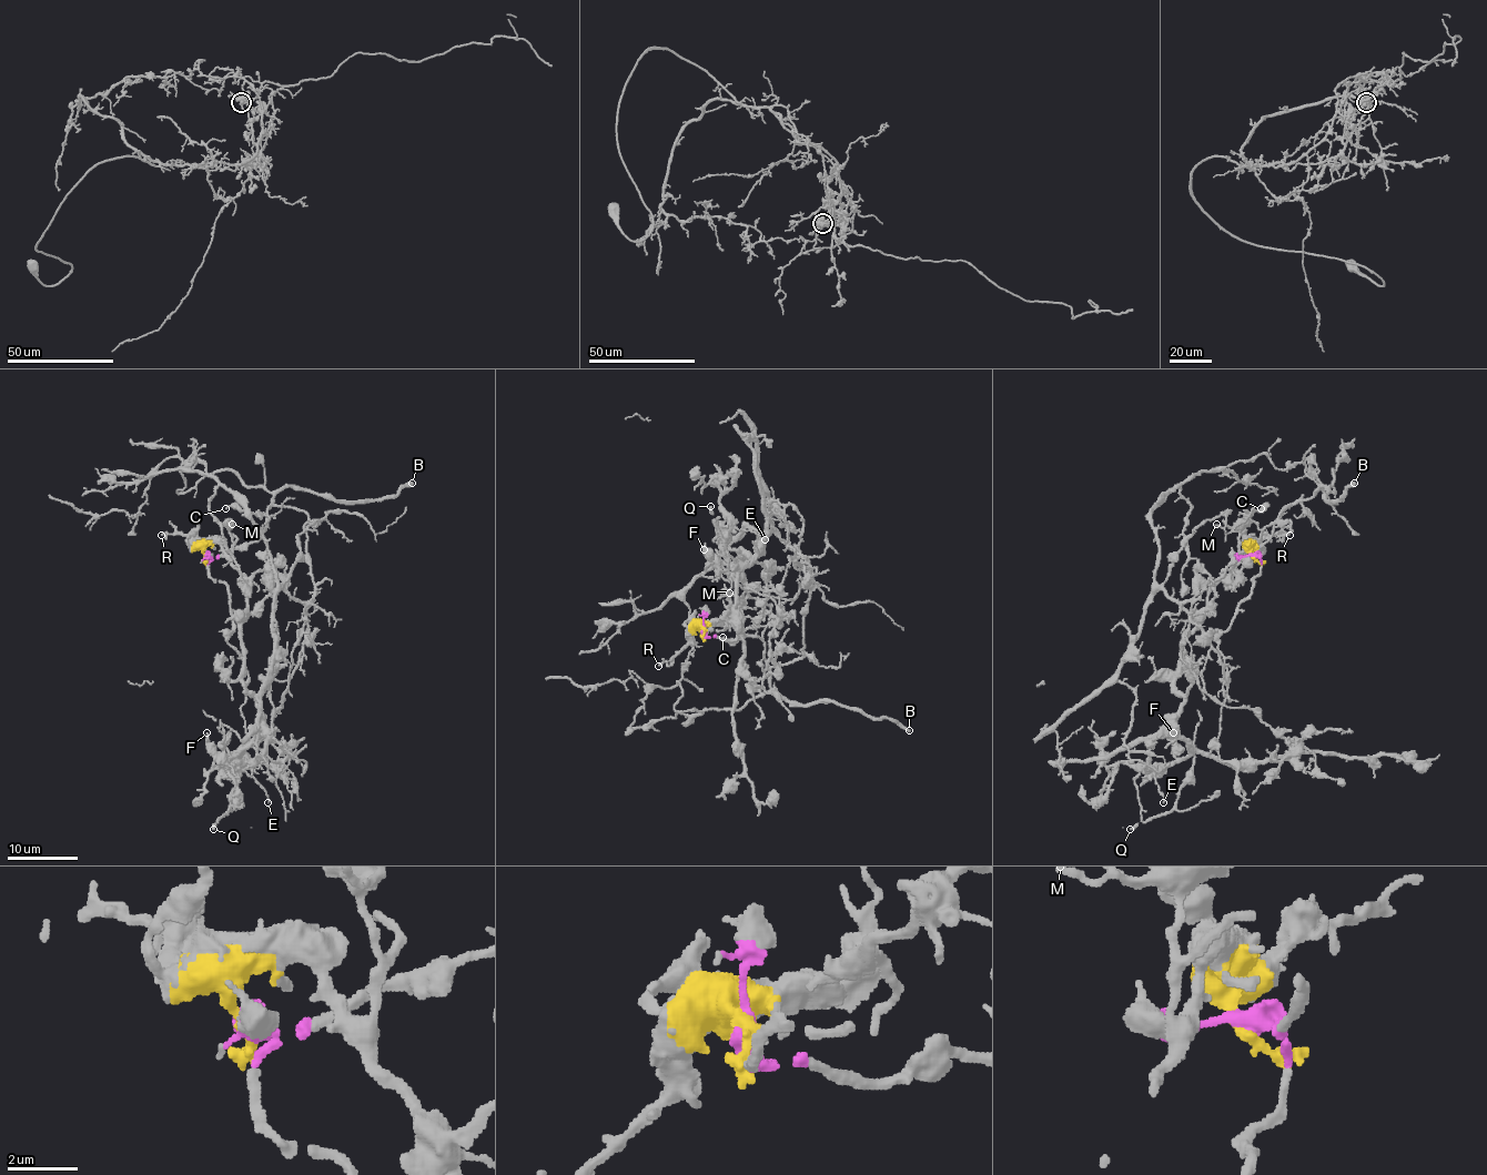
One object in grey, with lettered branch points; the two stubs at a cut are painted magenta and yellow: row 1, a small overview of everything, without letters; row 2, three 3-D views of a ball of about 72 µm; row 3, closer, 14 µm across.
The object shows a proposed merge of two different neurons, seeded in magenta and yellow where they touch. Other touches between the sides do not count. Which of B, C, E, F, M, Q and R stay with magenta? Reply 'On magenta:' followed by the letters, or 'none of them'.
On magenta: B, C

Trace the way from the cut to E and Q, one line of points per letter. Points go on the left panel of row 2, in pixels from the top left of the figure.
E: (205, 555), (216, 543), (250, 581), (243, 680), (259, 733), (226, 763), (244, 770), (267, 802)
Q: (205, 555), (216, 543), (250, 581), (243, 686), (259, 712), (259, 733), (231, 760), (235, 786), (213, 829)

